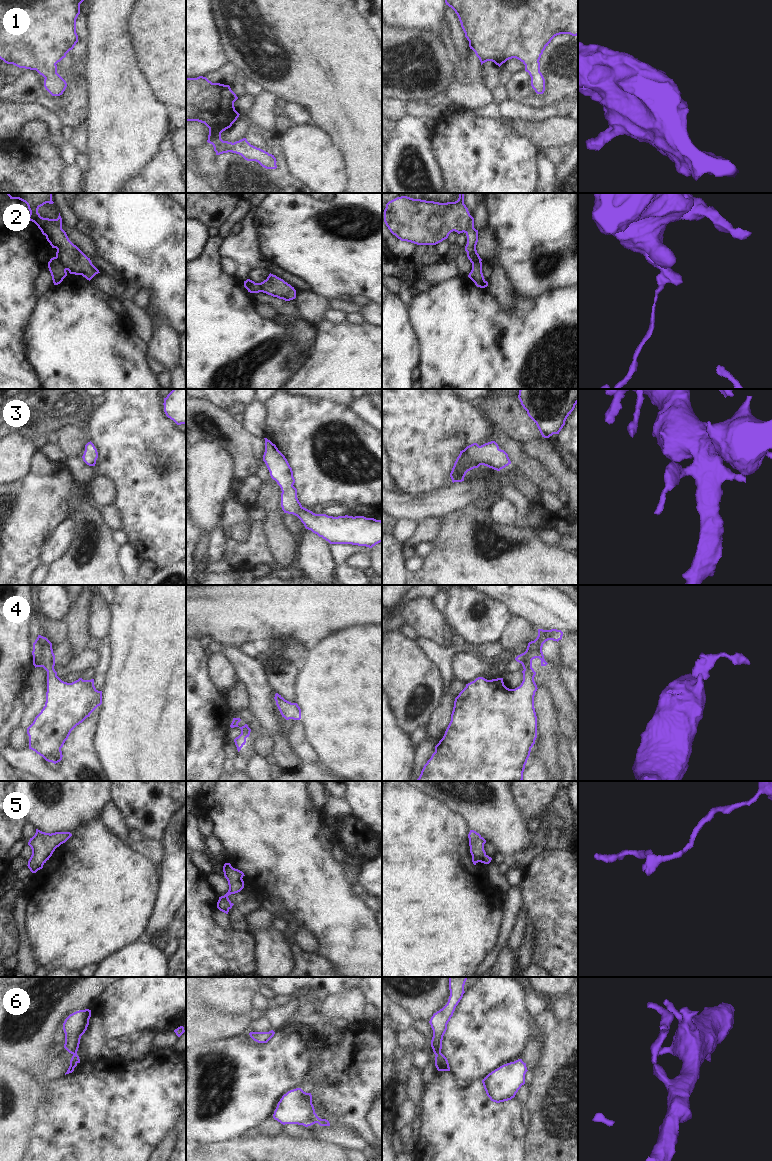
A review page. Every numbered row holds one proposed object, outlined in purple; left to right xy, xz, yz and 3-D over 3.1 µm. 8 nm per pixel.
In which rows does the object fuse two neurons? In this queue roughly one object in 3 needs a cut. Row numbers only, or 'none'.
2

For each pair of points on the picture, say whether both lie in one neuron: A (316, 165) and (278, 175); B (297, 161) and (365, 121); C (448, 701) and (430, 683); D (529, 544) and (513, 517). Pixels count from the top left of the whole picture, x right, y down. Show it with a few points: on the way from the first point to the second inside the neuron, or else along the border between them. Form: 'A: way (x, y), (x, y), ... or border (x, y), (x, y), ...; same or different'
A: border (283, 150), (287, 157), (289, 170), (303, 182); different
B: border (314, 125), (323, 129), (329, 135), (345, 160); different
C: border (444, 693), (439, 706), (431, 716); different
D: border (494, 522), (500, 525), (518, 524); different

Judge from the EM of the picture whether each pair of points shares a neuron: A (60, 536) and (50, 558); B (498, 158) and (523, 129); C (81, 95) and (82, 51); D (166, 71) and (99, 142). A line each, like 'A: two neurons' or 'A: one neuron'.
A: one neuron
B: two neurons
C: one neuron
D: two neurons

